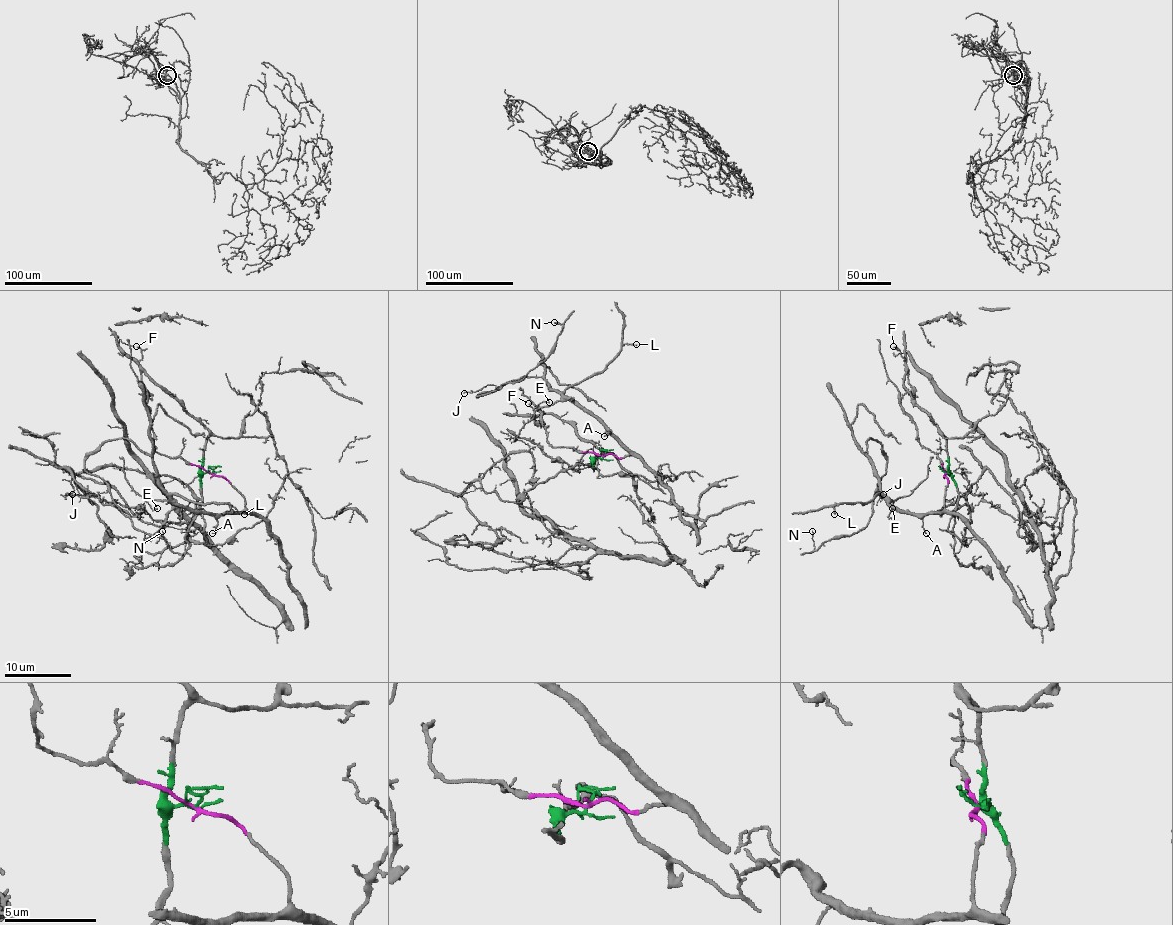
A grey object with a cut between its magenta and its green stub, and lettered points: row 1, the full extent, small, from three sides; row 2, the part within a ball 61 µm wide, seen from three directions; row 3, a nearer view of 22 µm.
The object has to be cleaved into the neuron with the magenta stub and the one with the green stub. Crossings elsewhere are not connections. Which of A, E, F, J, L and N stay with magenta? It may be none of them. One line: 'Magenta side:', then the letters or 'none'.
Magenta side: A, E, J, L, N

